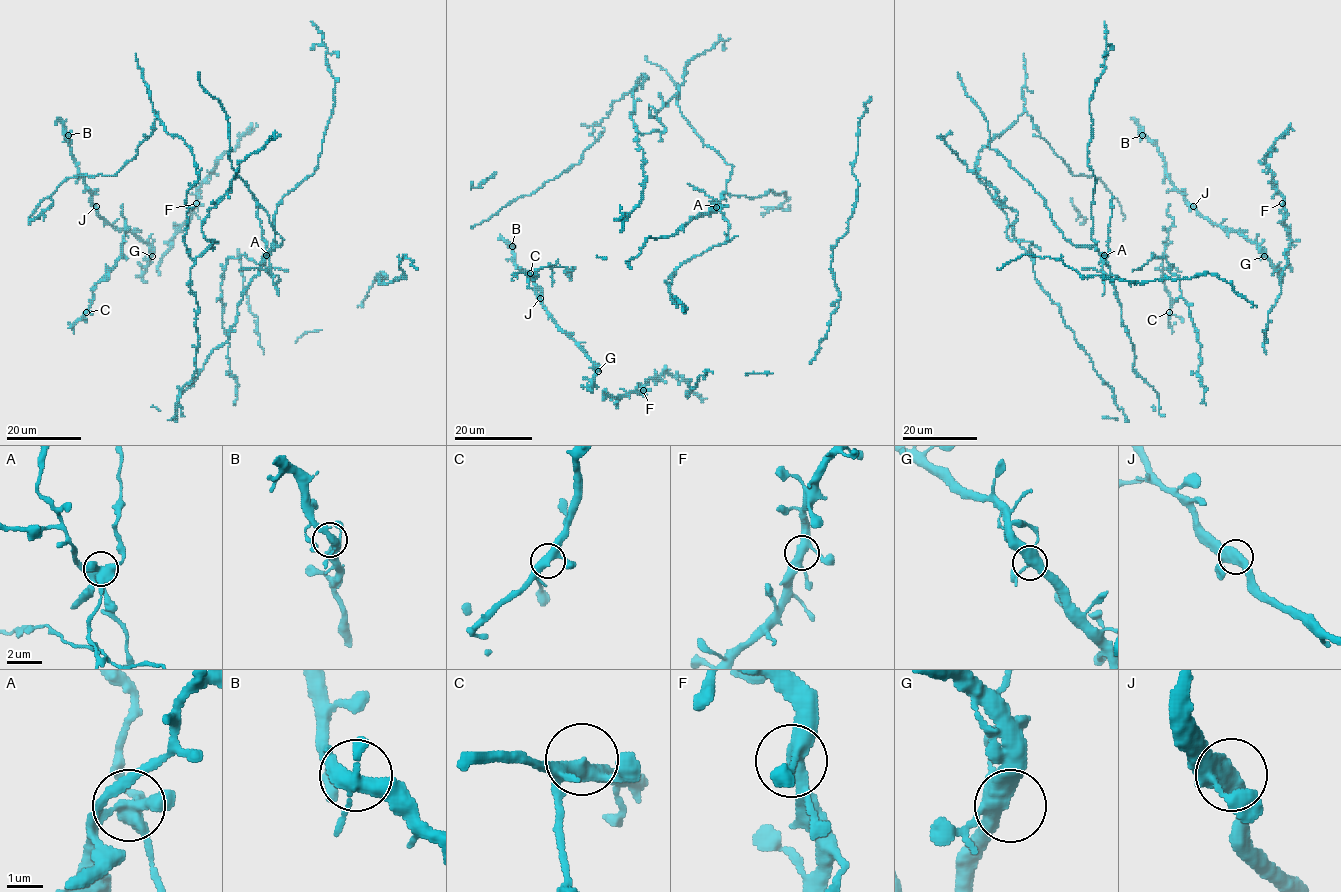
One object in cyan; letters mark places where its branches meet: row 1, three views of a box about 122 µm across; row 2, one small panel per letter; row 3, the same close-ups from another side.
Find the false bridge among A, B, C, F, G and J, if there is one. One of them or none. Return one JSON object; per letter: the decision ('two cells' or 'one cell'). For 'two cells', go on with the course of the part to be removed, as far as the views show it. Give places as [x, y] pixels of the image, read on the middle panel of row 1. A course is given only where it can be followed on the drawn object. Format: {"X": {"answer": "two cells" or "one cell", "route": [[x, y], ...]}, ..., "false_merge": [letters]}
{"A": {"answer": "two cells", "route": [[716, 207], [715, 212], [701, 216]]}, "B": {"answer": "one cell"}, "C": {"answer": "one cell"}, "F": {"answer": "one cell"}, "G": {"answer": "one cell"}, "J": {"answer": "one cell"}, "false_merge": ["A"]}

